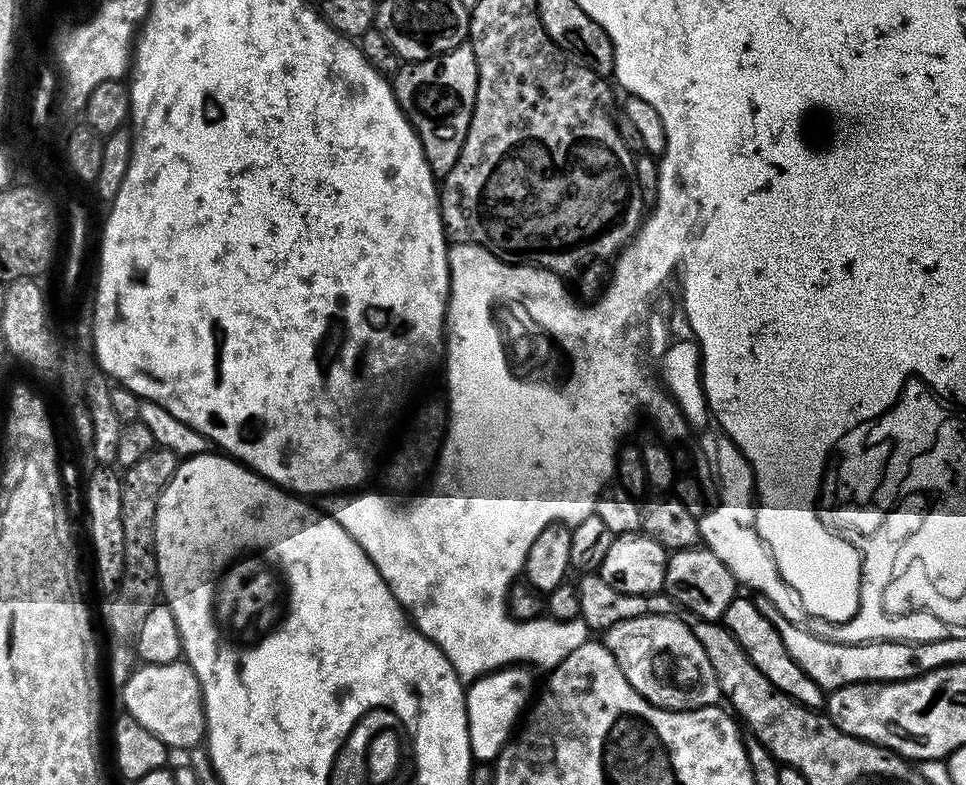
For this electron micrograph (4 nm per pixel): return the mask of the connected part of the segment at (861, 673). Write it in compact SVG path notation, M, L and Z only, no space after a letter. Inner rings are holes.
M884 636L871 639L867 643L846 640L843 642L844 656L839 658L808 659L804 662L803 675L817 689L831 690L841 688L847 684L866 684L869 682L891 682L893 680L910 680L914 676L923 676L926 671L926 662L922 654L918 654L918 638L908 636ZM892 645L894 654L876 652L872 647Z

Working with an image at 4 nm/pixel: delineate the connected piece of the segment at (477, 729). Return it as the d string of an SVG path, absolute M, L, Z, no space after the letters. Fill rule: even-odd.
M505 666L467 685L470 750L477 761L495 761L505 744L512 739L520 711L527 706L528 699L529 704L533 699L532 676L528 672L531 671L524 666Z

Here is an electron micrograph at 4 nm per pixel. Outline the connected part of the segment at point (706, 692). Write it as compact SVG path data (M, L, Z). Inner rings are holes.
M672 614L626 618L626 622L618 622L618 626L610 626L603 633L602 643L614 654L626 682L654 706L671 712L693 712L719 705L722 680L714 674L702 642L694 638L679 615L668 615Z

